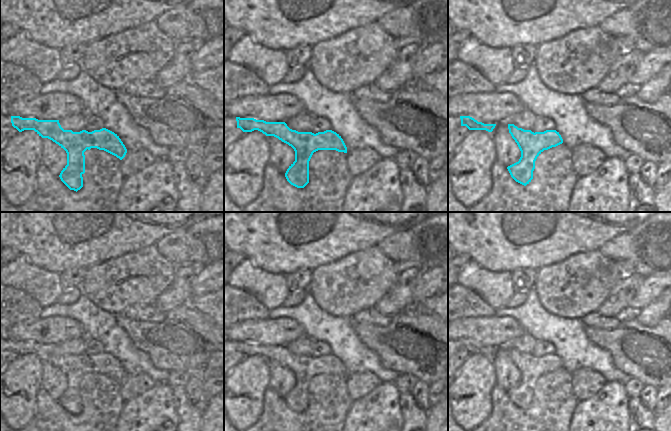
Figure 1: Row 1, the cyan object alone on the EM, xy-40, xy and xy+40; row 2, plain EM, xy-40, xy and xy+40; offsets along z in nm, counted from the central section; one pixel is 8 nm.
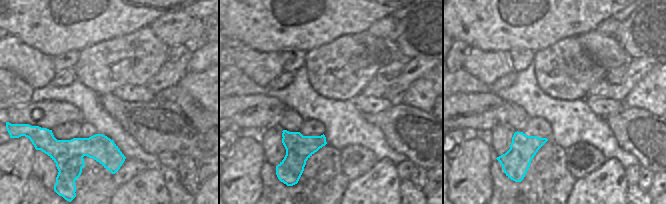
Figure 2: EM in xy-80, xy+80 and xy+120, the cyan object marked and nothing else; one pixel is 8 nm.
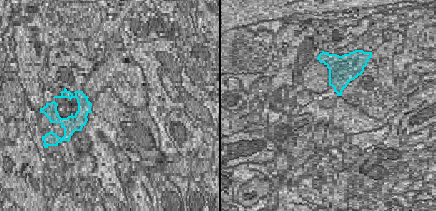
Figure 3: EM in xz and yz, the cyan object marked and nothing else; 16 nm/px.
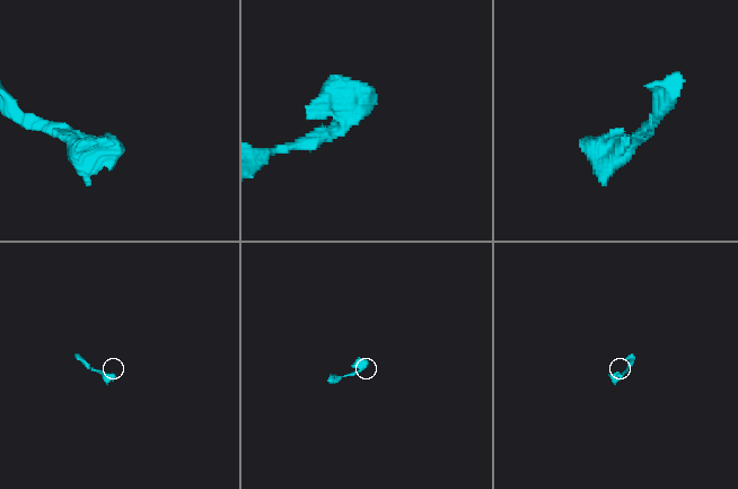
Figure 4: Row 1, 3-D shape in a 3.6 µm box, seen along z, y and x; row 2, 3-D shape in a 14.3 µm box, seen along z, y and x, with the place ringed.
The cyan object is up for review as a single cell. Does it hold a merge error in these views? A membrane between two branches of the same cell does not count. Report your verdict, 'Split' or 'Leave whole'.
Split

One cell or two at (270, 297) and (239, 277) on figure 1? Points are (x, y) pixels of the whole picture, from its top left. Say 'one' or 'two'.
one

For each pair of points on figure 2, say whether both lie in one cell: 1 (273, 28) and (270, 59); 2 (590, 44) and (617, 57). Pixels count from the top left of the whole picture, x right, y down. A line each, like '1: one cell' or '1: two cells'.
1: two cells
2: one cell

